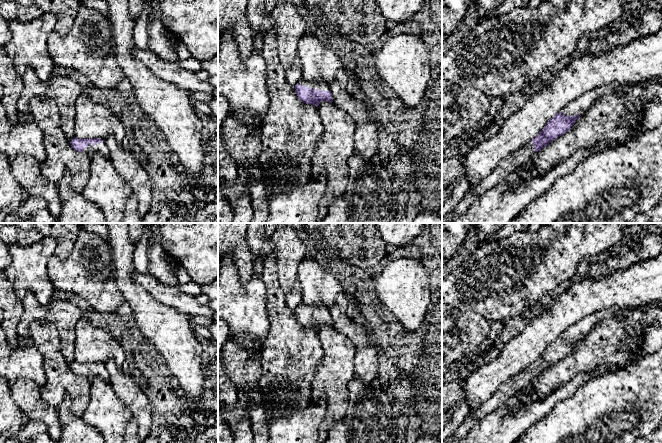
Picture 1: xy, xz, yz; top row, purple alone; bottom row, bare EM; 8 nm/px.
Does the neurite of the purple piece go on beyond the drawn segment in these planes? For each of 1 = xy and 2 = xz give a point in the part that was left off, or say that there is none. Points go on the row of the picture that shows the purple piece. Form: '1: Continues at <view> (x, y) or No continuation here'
1: Continues at xy (101, 148)
2: Continues at xz (321, 85)

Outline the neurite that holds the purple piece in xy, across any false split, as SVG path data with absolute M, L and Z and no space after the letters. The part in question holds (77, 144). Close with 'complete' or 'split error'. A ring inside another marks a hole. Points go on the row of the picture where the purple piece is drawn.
M74 137L70 141L70 144L74 150L86 153L91 157L98 153L106 156L108 155L108 147L106 145L106 141L99 138L78 139Z | split error

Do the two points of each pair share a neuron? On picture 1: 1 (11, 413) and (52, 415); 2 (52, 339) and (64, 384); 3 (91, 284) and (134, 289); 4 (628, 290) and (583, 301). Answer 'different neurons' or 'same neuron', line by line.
1: different neurons
2: same neuron
3: different neurons
4: same neuron

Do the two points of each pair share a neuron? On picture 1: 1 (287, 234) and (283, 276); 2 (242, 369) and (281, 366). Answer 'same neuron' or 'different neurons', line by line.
1: same neuron
2: different neurons

